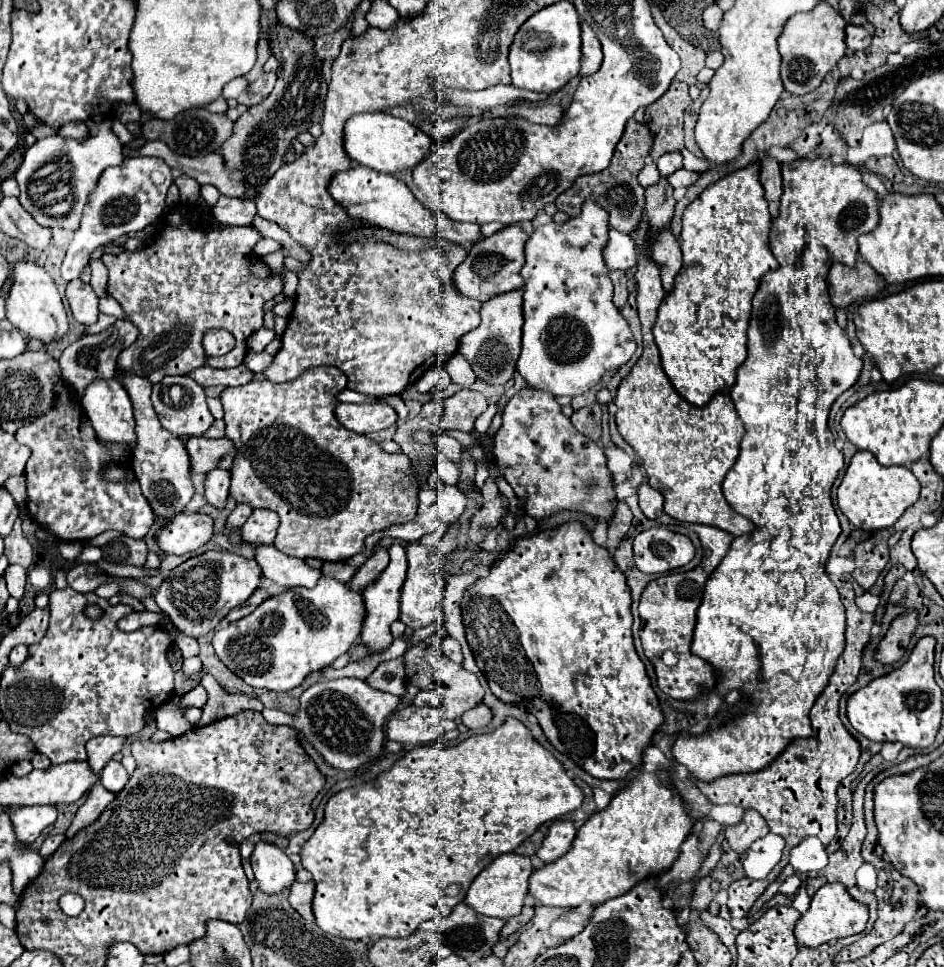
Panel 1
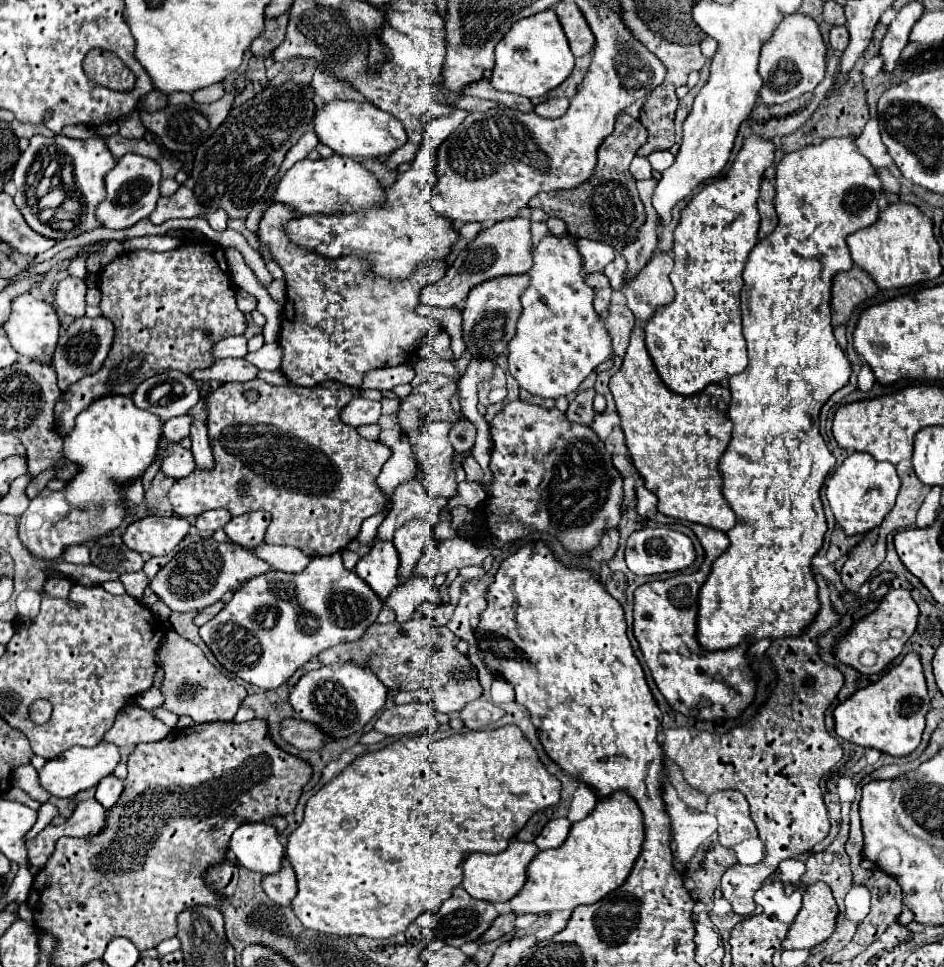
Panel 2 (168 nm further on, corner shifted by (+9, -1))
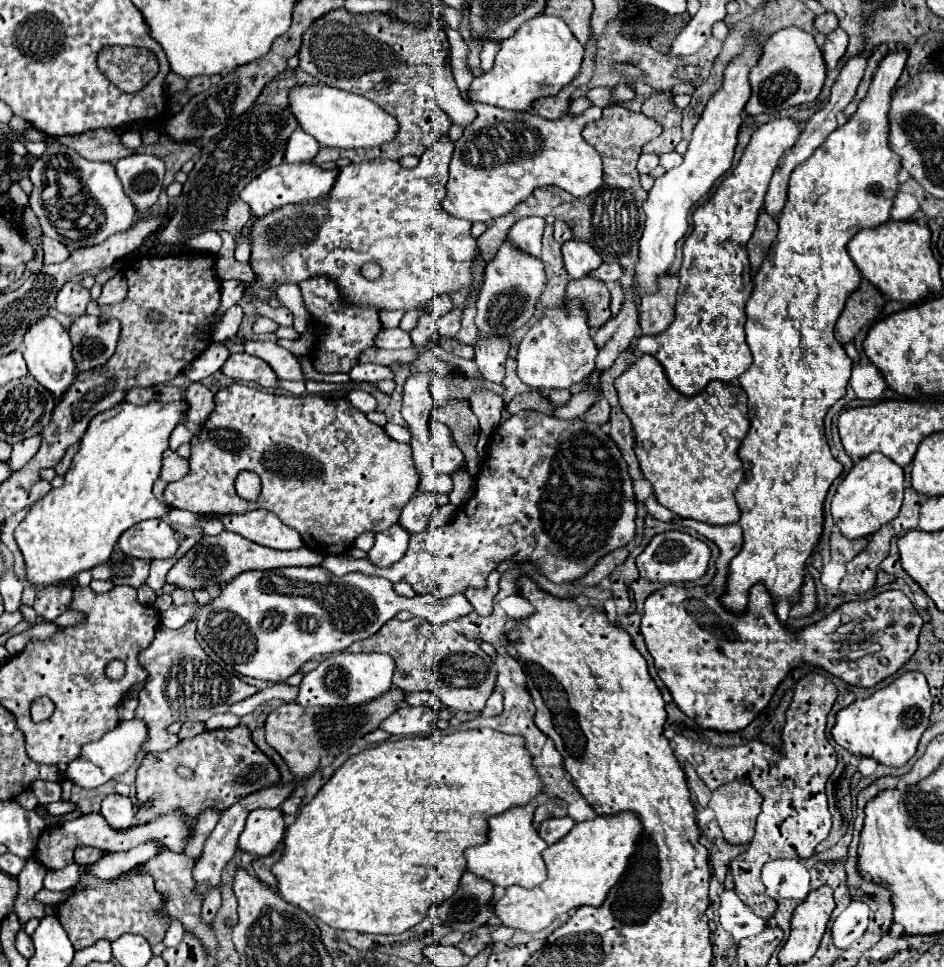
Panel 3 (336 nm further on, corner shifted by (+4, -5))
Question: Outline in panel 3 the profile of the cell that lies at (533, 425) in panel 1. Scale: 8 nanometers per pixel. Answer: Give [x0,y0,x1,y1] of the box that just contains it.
[321,410,635,598]

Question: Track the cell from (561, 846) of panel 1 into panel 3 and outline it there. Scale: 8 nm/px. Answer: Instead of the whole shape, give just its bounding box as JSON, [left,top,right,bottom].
[539,816,575,844]

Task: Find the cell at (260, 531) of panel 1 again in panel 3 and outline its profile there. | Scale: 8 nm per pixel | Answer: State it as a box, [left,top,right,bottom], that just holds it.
[221,510,303,550]

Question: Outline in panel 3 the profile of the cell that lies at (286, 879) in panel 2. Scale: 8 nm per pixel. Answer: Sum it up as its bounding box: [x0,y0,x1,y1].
[253,844,283,886]

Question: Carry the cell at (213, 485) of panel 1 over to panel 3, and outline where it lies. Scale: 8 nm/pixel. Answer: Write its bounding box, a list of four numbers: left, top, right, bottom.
[185,382,213,428]

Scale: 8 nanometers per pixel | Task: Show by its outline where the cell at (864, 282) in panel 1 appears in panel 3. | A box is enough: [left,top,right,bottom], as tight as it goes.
[835,278,885,344]

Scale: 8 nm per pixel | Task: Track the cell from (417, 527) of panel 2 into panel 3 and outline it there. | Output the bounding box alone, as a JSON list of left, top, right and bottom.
[399,492,435,532]

